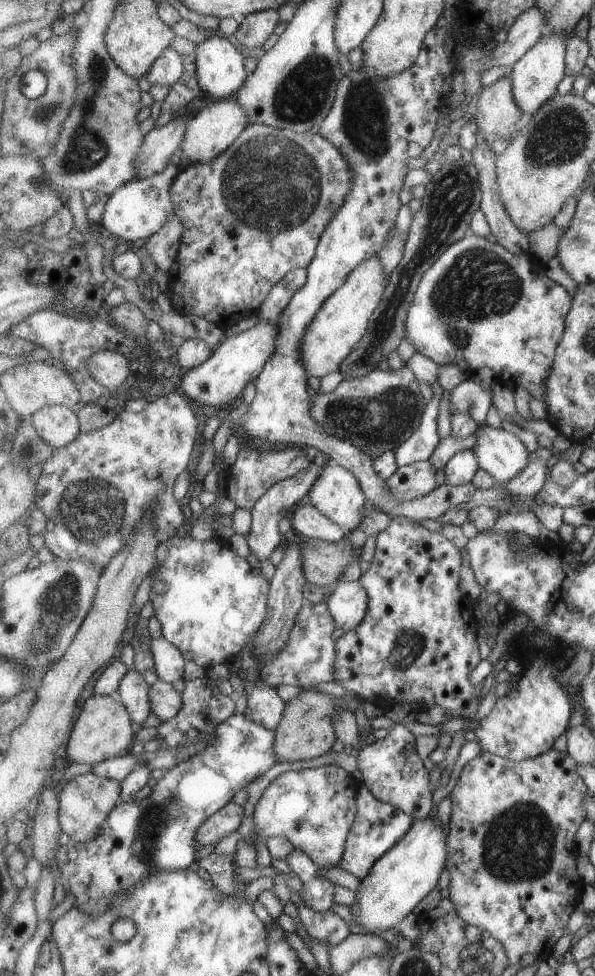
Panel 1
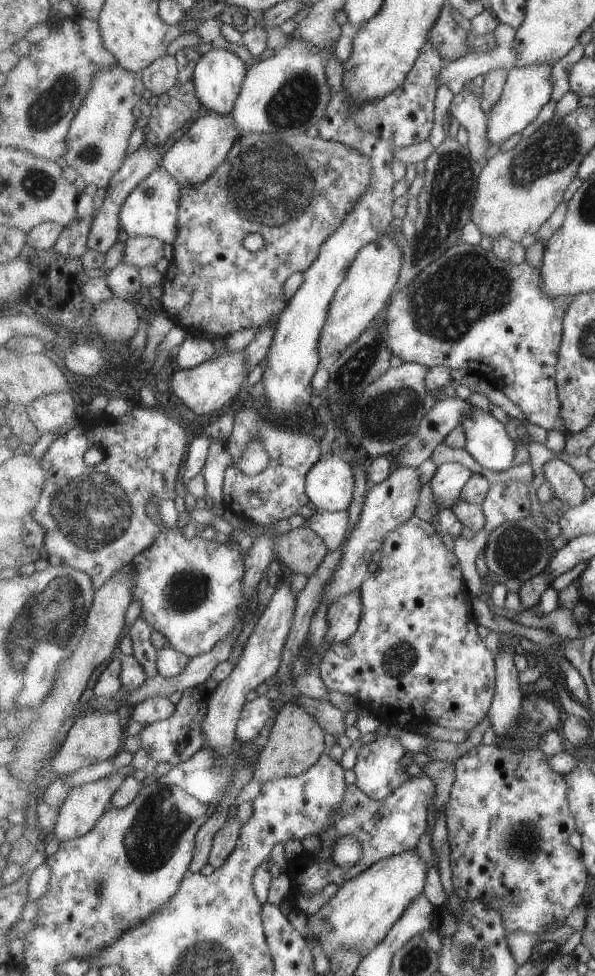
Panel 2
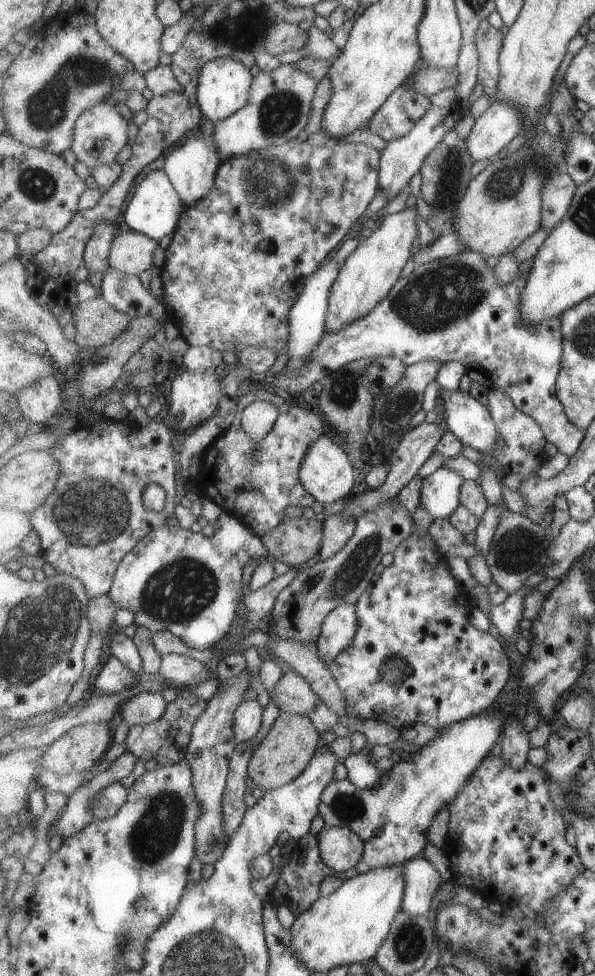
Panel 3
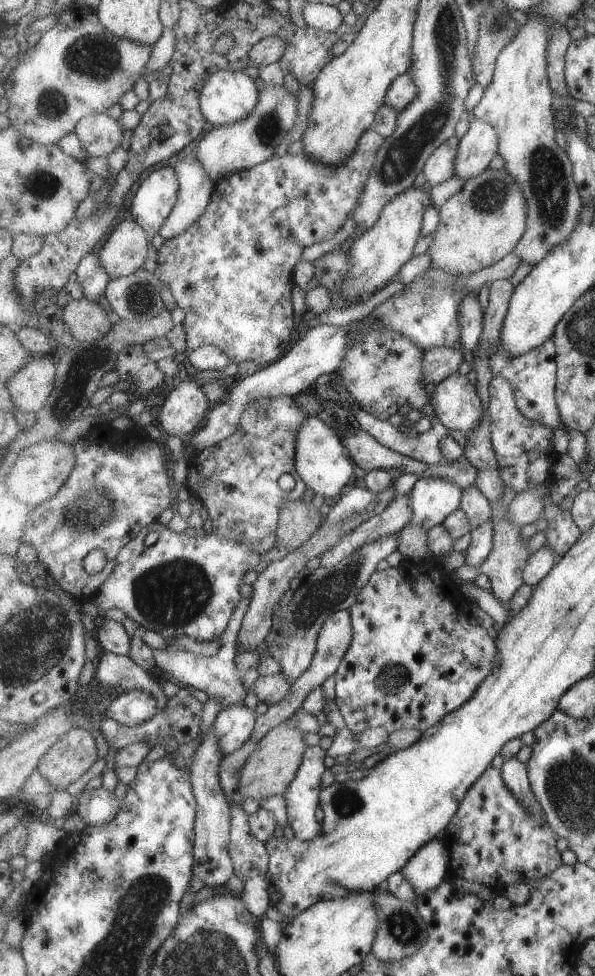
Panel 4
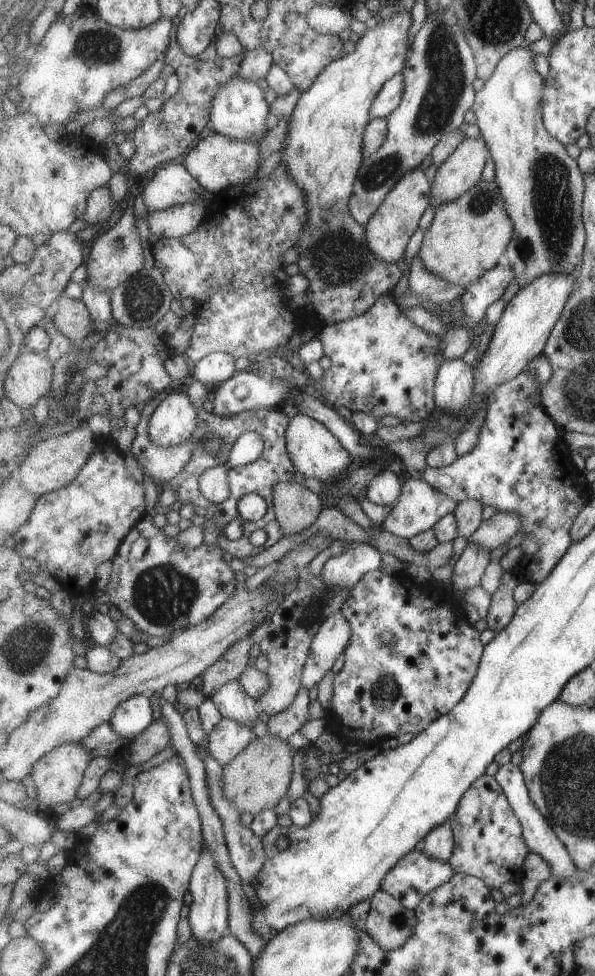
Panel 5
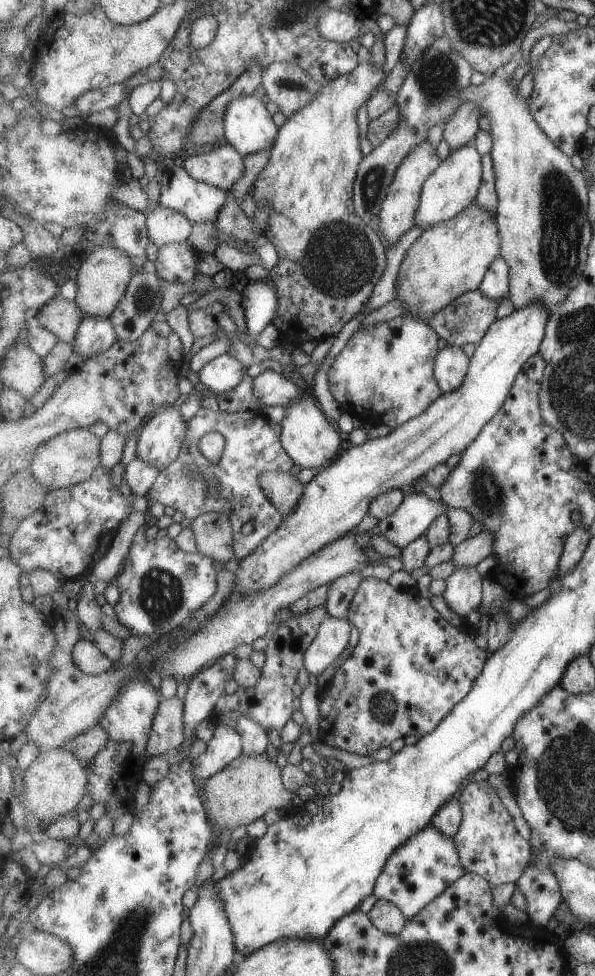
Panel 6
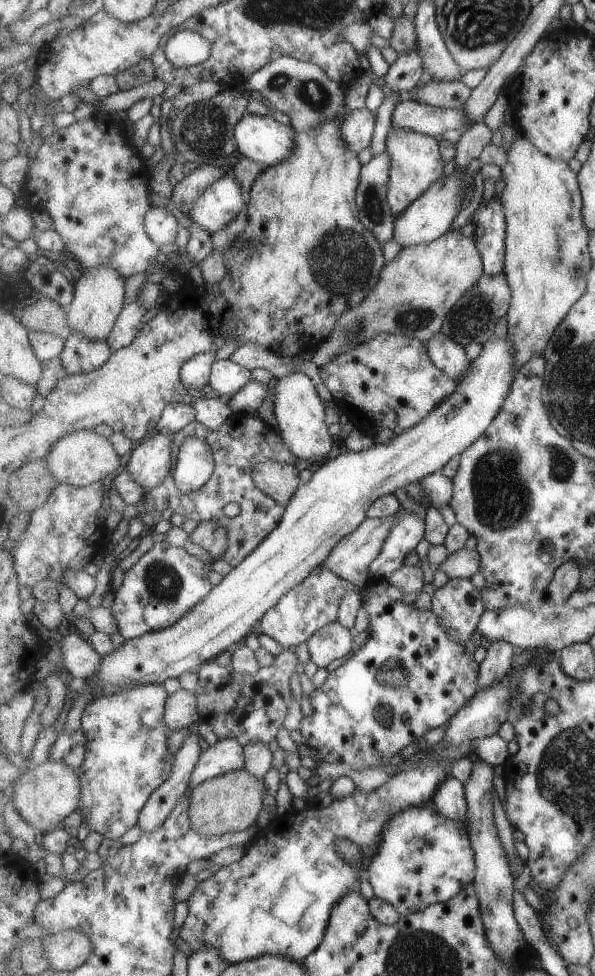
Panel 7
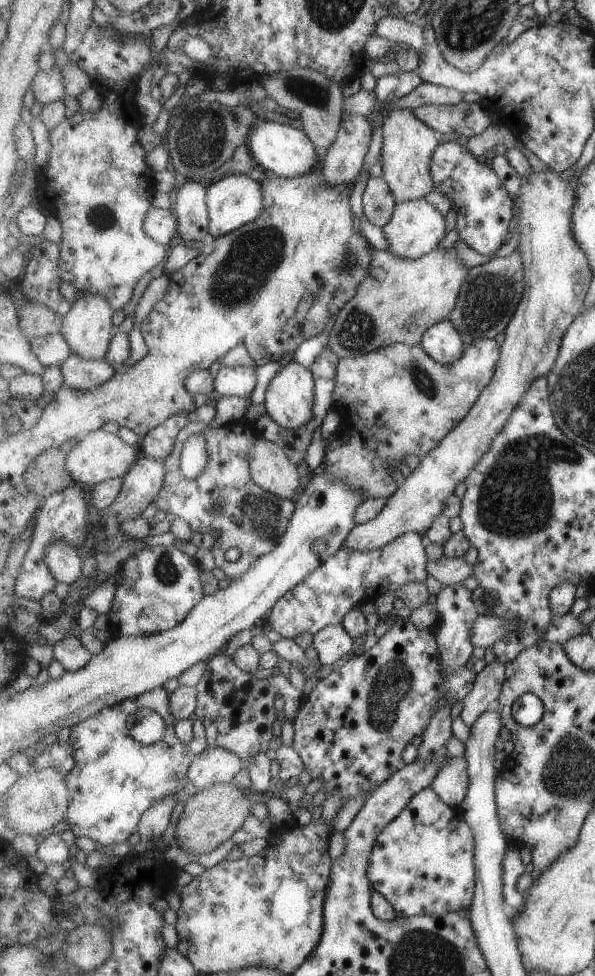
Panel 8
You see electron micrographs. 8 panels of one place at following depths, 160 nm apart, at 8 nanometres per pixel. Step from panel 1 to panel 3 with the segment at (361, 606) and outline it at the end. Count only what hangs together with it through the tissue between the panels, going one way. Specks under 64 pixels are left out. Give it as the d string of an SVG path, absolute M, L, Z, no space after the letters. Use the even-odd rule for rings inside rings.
M351 603L339 605L326 616L317 643L319 654L328 667L354 642L360 626L358 620L358 608Z

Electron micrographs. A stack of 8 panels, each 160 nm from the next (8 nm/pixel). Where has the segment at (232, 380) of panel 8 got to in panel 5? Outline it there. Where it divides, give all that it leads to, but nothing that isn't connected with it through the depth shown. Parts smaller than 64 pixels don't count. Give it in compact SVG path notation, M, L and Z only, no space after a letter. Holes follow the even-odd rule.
M213 352L196 363L193 378L209 387L219 386L234 378L241 367L231 354Z

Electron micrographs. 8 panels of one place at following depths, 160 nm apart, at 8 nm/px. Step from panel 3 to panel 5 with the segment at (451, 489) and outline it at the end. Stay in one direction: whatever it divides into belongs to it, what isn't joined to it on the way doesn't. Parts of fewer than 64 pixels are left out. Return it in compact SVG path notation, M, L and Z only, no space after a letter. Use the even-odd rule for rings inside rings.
M409 479L405 482L400 500L393 507L393 512L382 523L385 531L395 534L400 538L411 538L434 528L444 516L453 513L457 508L457 502L451 495L437 490L422 479Z

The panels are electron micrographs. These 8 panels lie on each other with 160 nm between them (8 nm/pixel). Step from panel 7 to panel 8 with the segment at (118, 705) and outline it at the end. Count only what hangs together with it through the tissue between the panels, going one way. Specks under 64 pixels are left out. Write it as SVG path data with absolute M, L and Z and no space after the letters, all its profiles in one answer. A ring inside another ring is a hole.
M163 686L144 692L141 696L128 698L122 703L104 708L99 714L89 717L82 723L71 728L68 742L75 751L75 766L63 774L67 786L70 788L71 804L67 811L66 820L69 821L72 832L77 837L89 837L100 844L117 844L126 842L133 832L137 832L139 821L159 799L176 794L189 784L189 771L193 755L176 733L176 716L170 709L170 692ZM153 710L160 712L167 721L166 737L158 743L144 745L137 742L130 735L130 726L141 712Z

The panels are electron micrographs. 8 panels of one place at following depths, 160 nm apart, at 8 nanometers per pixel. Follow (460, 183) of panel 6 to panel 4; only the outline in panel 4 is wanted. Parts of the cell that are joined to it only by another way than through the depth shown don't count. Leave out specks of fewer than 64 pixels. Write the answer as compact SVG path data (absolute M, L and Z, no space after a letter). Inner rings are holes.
M475 118L469 131L461 139L455 160L455 175L466 182L483 174L490 168L493 158L499 154L499 146L499 128L487 123L487 120Z

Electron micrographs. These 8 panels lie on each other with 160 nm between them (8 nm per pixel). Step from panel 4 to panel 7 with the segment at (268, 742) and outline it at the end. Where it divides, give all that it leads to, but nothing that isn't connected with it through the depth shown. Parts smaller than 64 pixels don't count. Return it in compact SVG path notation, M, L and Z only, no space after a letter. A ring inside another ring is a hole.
M246 769L231 771L226 775L202 782L192 789L190 821L195 830L206 837L247 830L253 826L263 810L263 794L267 792L261 777L251 774Z

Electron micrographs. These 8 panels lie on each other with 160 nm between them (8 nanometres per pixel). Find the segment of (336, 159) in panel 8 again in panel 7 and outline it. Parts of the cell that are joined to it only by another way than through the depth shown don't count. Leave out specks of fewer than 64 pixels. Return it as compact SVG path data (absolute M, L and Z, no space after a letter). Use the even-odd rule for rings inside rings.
M366 108L348 109L344 112L342 137L346 140L347 146L356 153L371 146L373 132L375 132L377 114L369 112Z

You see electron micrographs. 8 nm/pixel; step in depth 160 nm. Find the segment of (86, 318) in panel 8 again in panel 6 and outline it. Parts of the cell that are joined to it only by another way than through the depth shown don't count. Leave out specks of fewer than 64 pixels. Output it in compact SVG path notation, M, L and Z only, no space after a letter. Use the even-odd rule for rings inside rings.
M97 246L92 250L92 253L82 262L75 281L78 285L75 301L83 311L84 318L110 318L126 295L126 290L133 278L133 268L136 266L131 256L115 246Z

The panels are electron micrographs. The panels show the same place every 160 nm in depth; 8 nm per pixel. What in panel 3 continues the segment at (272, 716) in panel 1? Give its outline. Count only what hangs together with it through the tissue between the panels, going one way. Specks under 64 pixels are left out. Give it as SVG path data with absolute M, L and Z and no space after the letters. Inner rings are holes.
M256 699L243 701L234 718L234 731L237 742L254 739L263 724L265 707Z

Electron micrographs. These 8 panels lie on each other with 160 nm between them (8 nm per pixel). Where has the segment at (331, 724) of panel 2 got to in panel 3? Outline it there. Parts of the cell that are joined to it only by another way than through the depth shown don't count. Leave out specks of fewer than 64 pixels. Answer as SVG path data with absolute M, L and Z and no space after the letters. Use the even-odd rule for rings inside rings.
M292 670L287 671L275 685L270 700L277 703L282 711L302 715L309 715L321 703L320 696L305 677Z

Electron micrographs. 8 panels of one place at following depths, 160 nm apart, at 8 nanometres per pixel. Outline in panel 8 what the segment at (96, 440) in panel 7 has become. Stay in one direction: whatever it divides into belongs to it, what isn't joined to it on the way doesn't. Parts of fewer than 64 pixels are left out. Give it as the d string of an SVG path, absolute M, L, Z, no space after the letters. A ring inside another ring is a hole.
M101 428L88 434L82 441L79 440L67 457L67 468L74 478L75 483L86 489L93 488L96 484L124 477L134 466L141 450L136 449L136 444L129 445L123 442L117 433L113 434Z

